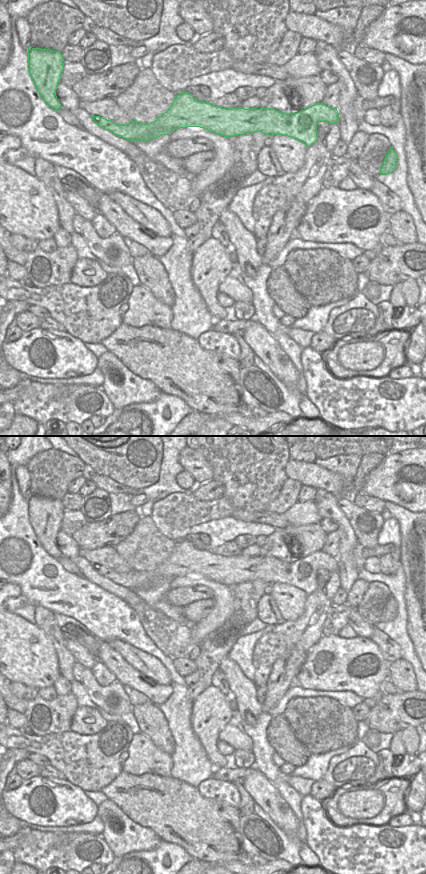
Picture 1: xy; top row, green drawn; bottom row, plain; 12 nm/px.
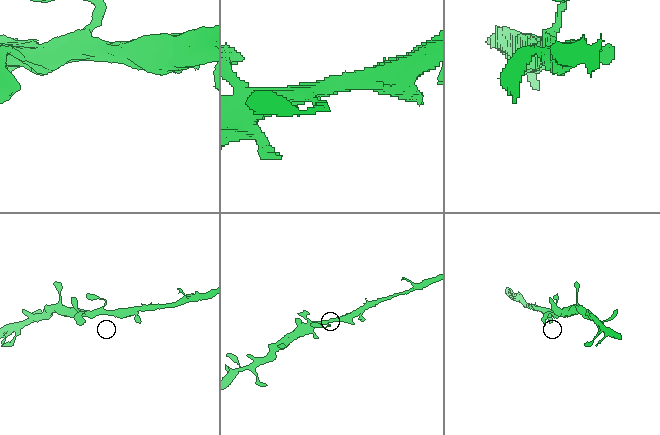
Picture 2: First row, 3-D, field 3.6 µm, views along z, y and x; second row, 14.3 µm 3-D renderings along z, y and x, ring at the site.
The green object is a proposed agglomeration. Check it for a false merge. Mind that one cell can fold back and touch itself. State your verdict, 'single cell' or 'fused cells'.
single cell

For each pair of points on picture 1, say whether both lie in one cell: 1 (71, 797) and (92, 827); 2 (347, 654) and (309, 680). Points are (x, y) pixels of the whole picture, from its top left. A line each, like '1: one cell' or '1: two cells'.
1: two cells
2: one cell

